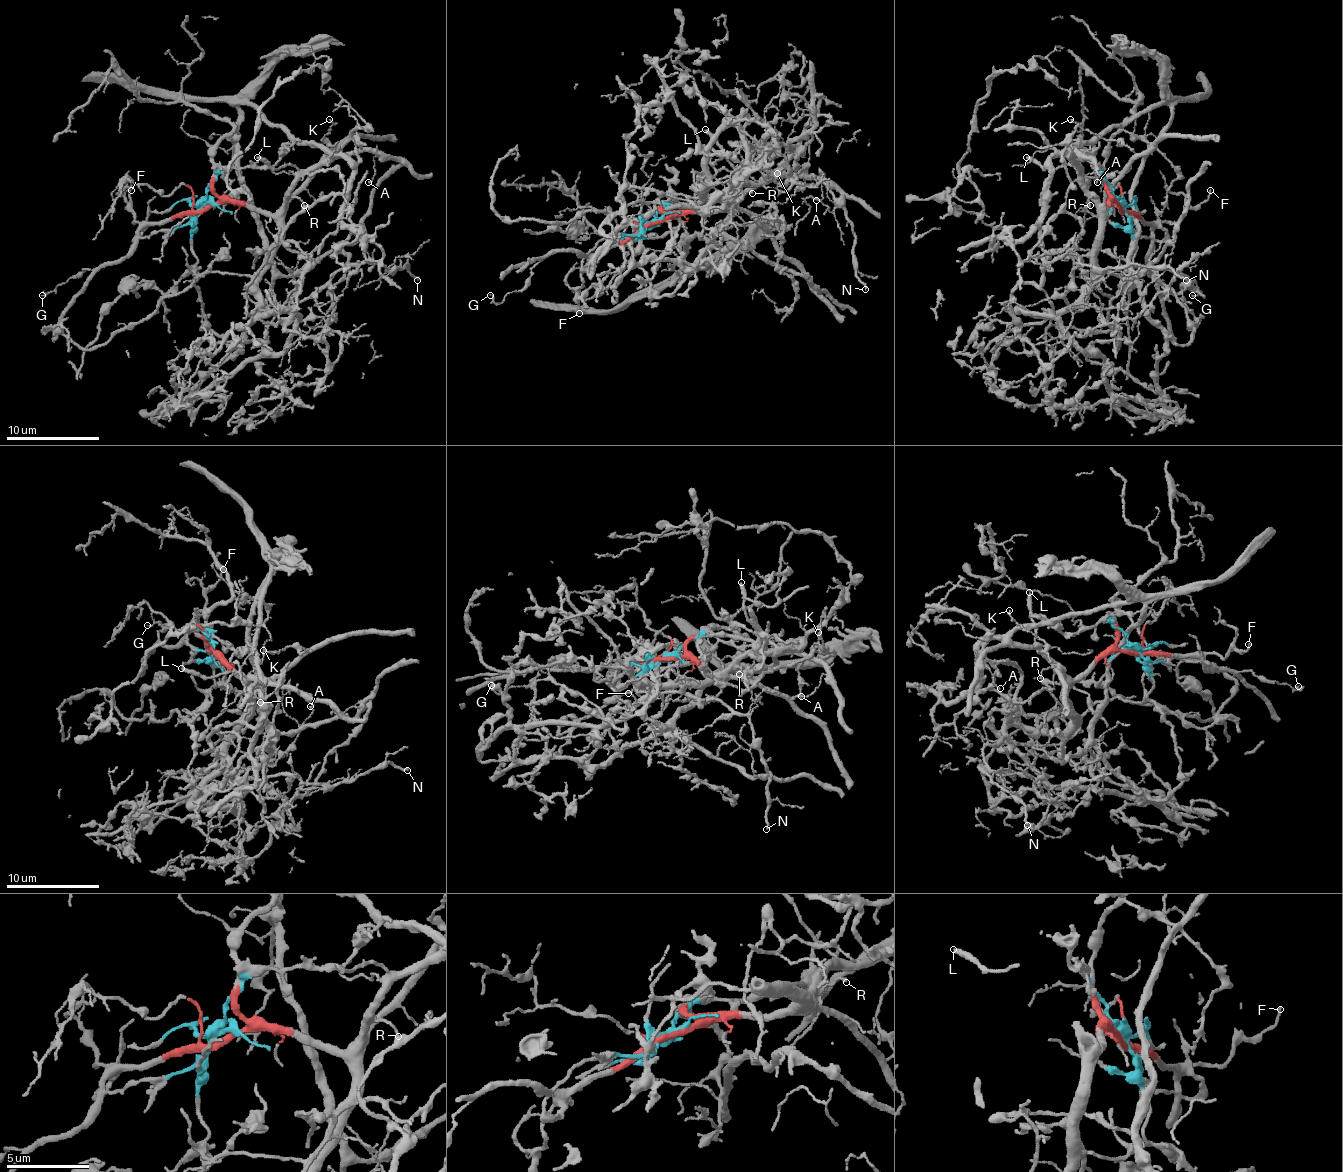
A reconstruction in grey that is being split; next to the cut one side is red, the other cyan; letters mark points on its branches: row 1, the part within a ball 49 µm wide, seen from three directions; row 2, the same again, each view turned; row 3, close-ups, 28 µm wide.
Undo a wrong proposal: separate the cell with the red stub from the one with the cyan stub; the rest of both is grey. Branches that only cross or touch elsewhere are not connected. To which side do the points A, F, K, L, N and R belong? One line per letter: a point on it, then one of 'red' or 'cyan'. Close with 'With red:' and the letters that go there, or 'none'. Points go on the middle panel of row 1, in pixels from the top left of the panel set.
A: place (816, 200); red
F: place (579, 313); red
K: place (777, 173); red
L: place (705, 129); red
N: place (865, 289); cyan
R: place (752, 193); red
With red: A, F, K, L, R

